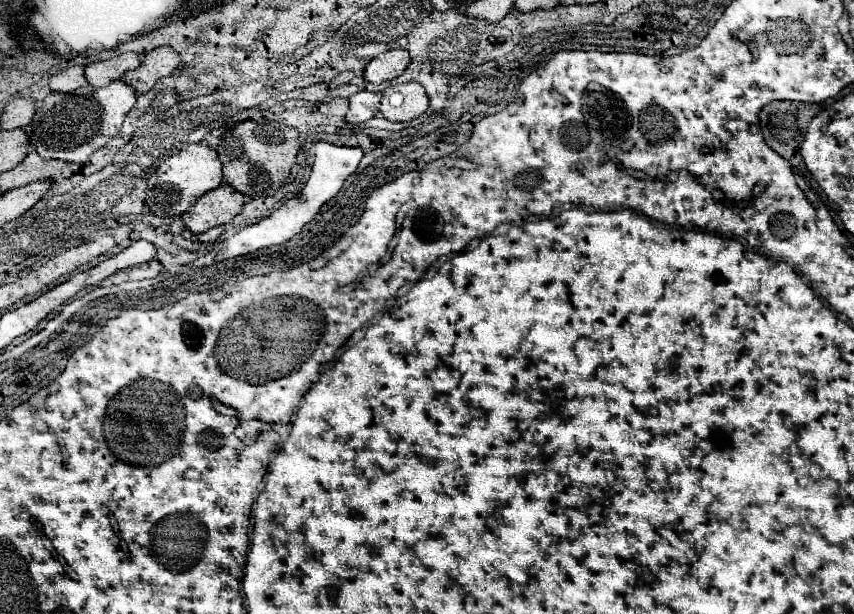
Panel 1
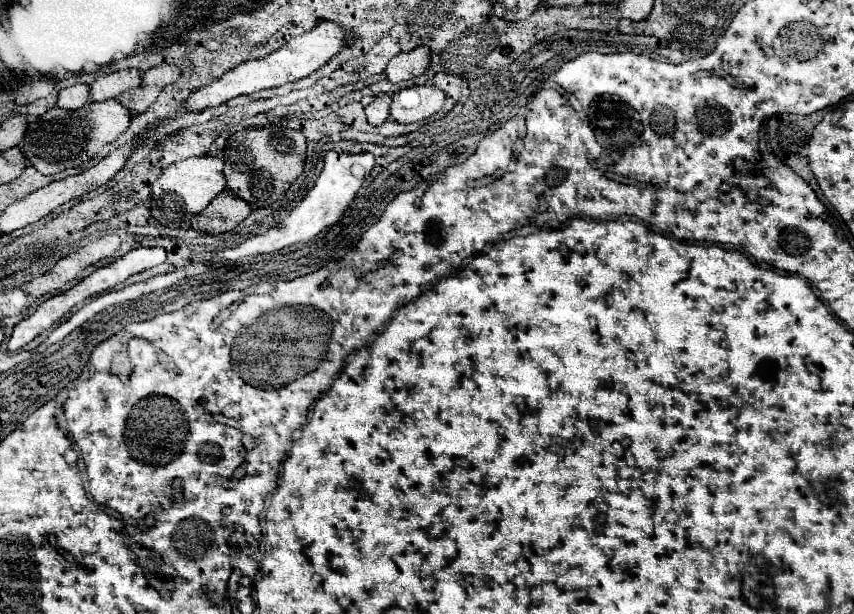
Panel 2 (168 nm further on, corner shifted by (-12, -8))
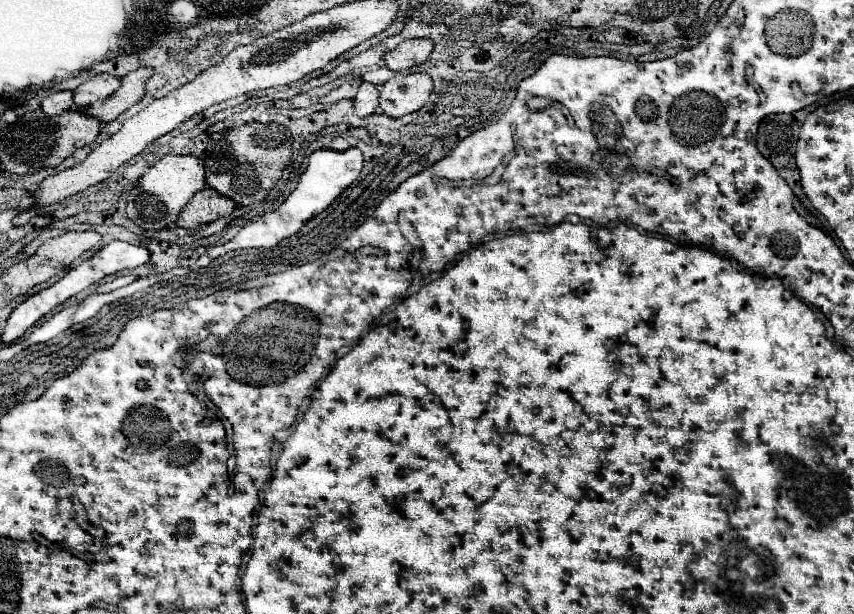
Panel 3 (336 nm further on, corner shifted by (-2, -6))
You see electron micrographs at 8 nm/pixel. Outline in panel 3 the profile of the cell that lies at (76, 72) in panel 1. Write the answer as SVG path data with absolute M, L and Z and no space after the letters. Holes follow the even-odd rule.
M58 91L58 93L52 93L48 95L44 101L42 101L42 109L46 115L60 115L62 111L70 109L72 107L72 97L74 93L72 91Z

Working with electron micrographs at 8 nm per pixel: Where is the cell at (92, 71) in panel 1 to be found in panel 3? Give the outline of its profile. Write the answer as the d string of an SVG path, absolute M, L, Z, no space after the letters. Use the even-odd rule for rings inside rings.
M98 73L96 77L92 77L90 81L82 83L76 91L74 91L74 103L78 107L88 107L98 99L104 99L108 95L112 95L116 89L120 87L120 79L108 73Z

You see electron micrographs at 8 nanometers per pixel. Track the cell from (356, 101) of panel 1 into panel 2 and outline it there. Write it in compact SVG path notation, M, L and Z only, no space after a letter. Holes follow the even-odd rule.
M378 93L374 97L374 101L366 107L366 119L370 125L382 125L388 119L388 111L390 111L390 95L388 93Z

